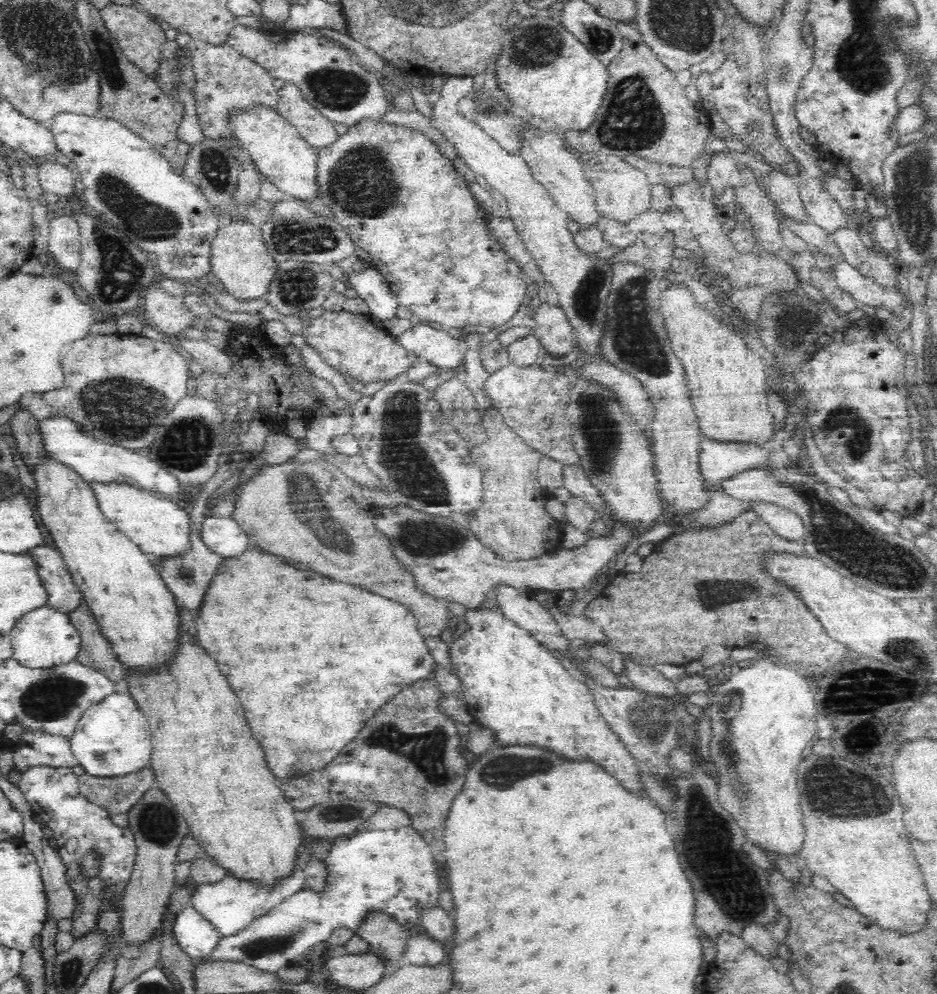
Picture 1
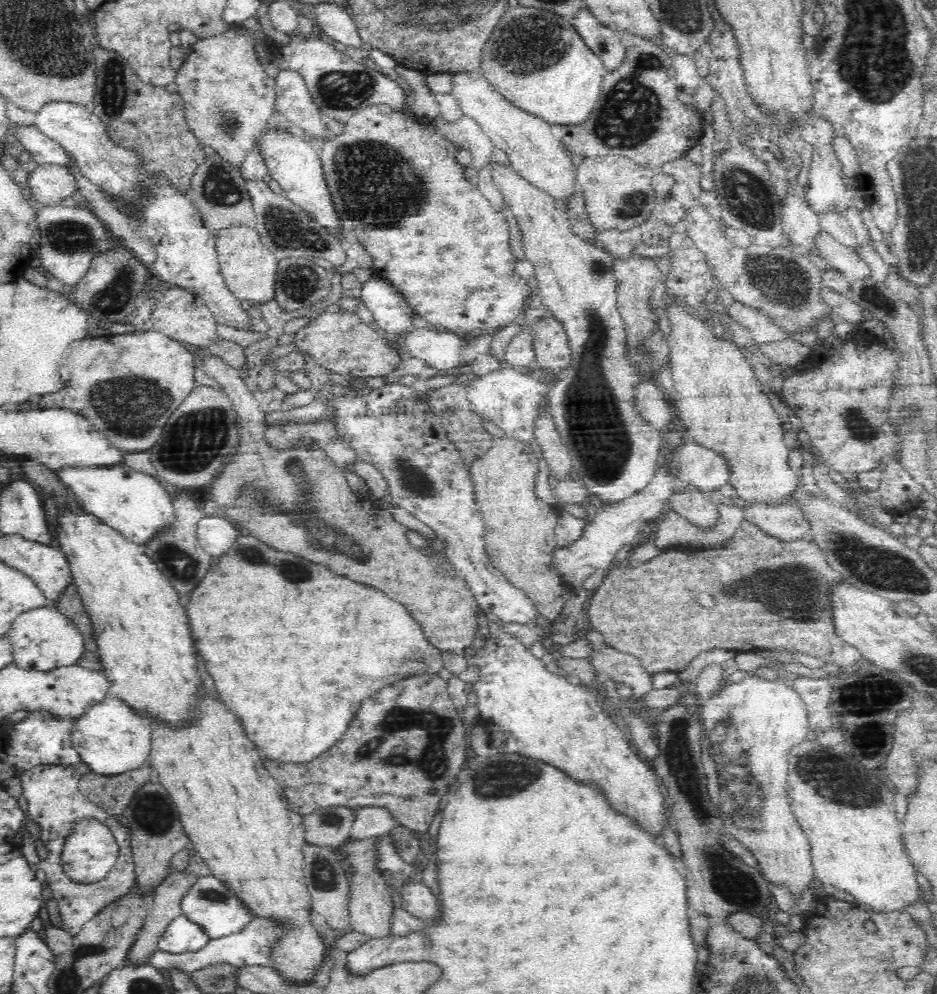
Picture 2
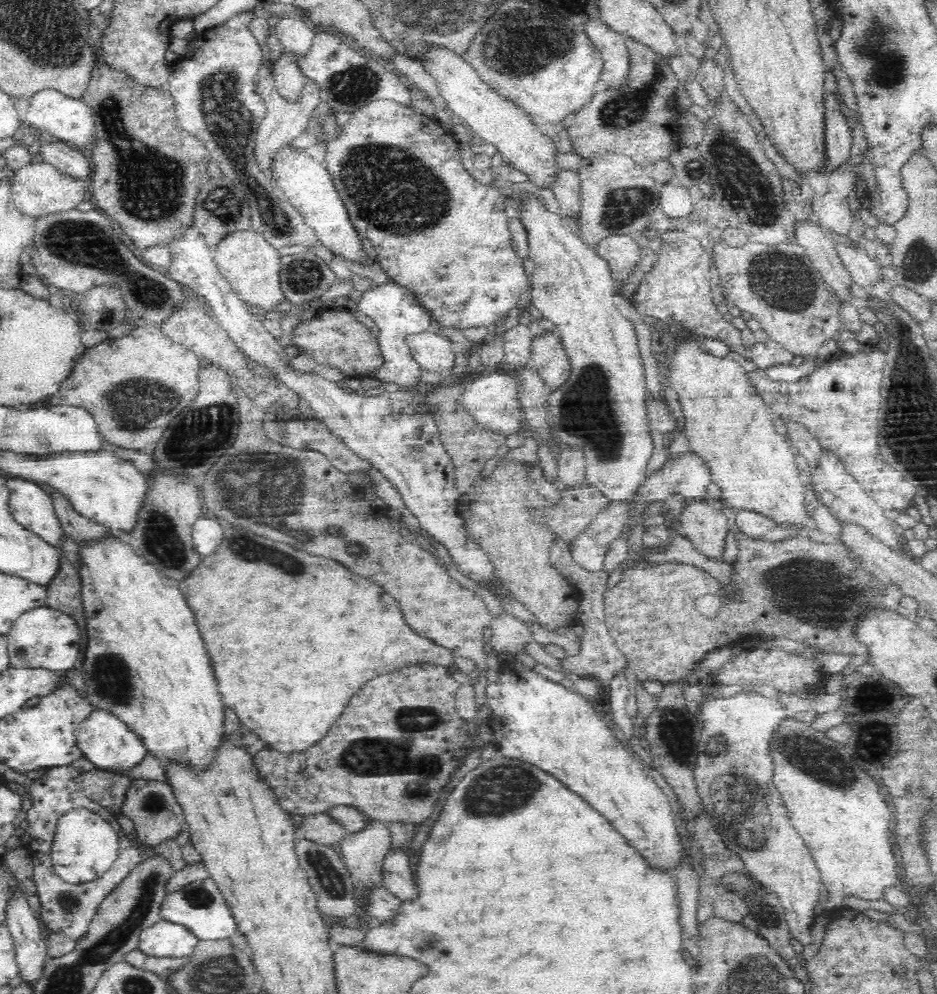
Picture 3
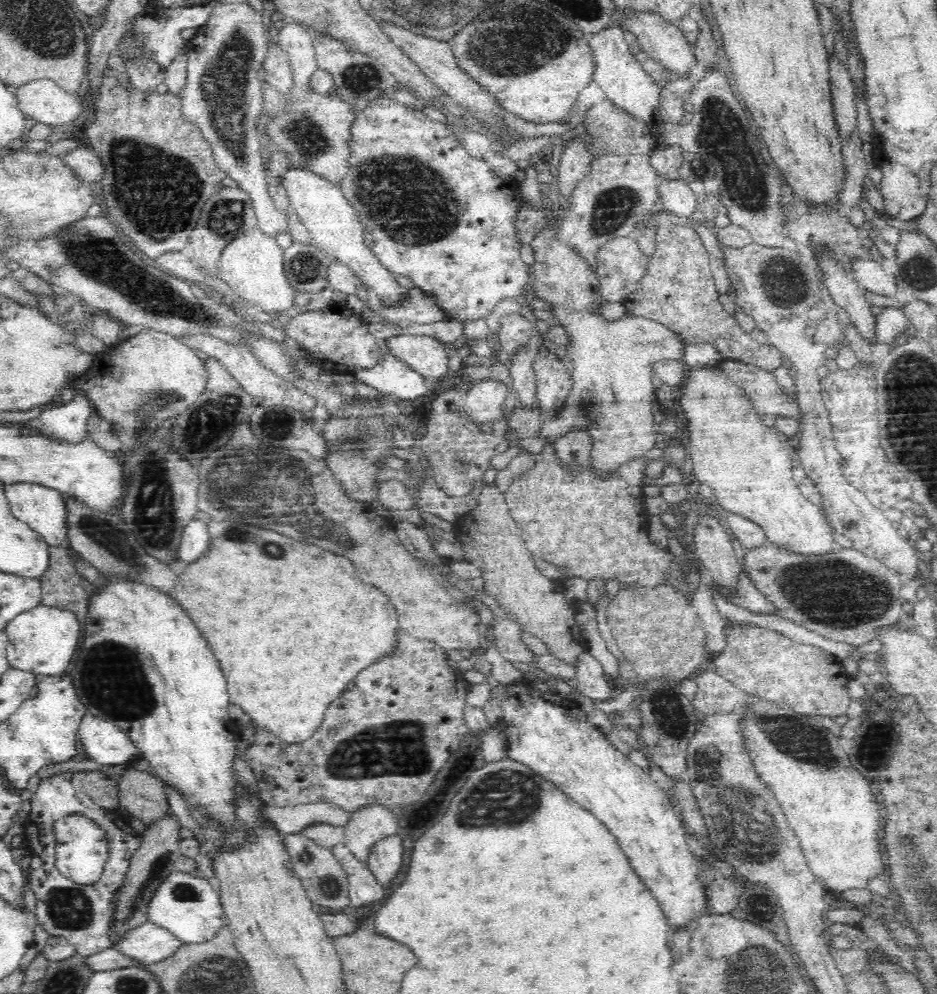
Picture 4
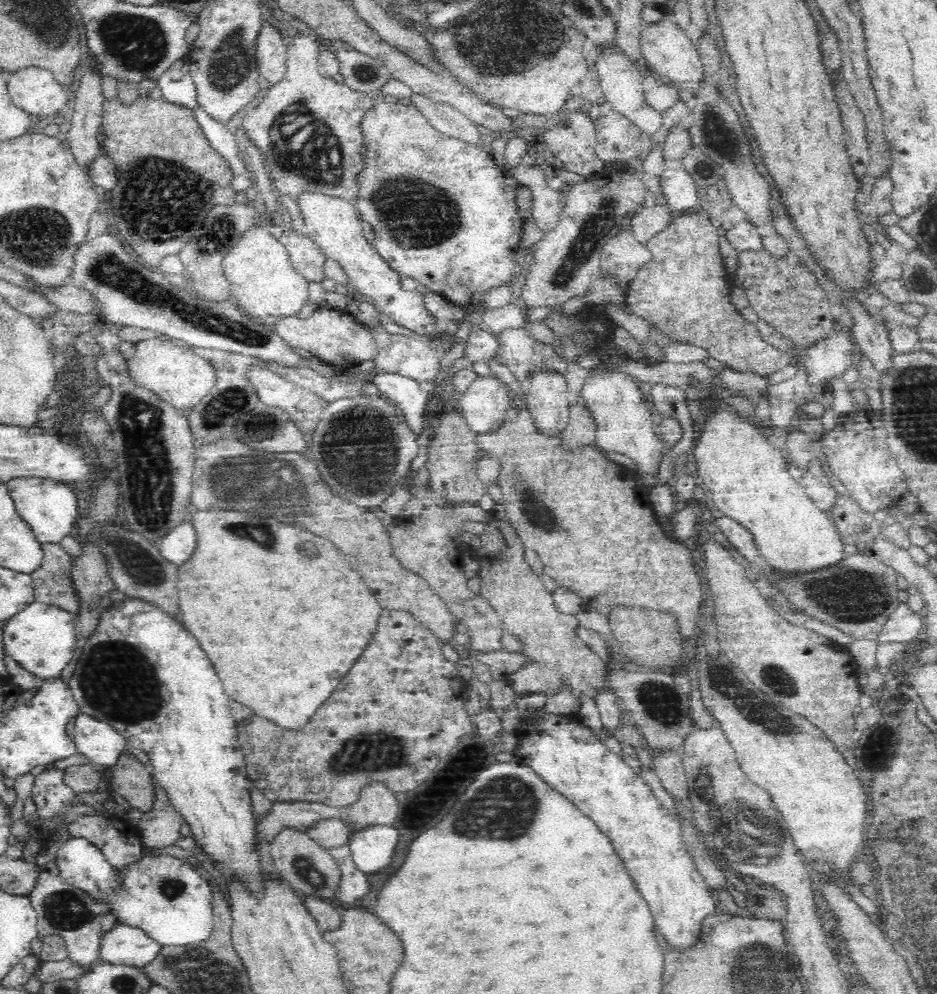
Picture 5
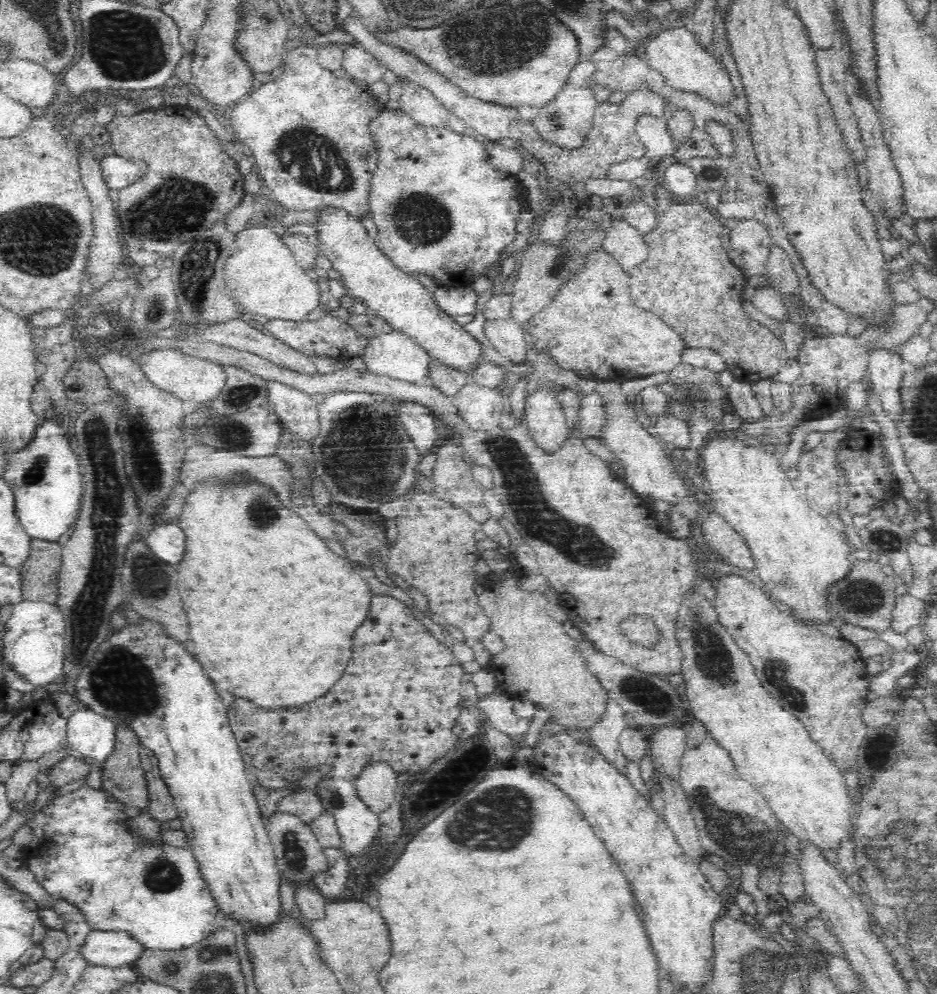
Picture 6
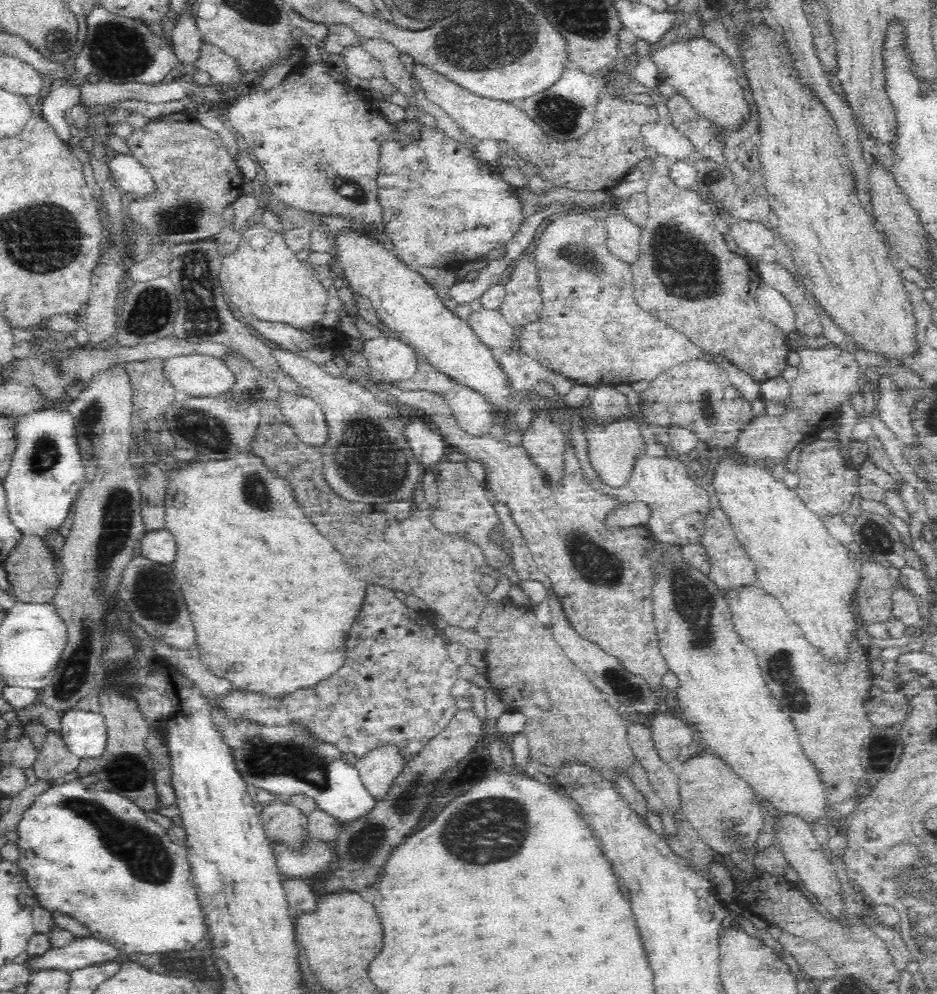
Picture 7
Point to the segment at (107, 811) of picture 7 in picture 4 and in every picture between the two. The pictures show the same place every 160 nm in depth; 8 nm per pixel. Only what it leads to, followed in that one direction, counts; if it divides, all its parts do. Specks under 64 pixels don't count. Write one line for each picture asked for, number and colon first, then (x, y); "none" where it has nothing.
4: (186, 906)
5: (164, 896)
6: (83, 852)

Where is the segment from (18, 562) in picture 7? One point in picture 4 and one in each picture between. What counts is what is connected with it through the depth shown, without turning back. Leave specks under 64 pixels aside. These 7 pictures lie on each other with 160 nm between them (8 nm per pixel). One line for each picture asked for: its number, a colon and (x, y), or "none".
4: (61, 587)
5: (51, 582)
6: (38, 573)

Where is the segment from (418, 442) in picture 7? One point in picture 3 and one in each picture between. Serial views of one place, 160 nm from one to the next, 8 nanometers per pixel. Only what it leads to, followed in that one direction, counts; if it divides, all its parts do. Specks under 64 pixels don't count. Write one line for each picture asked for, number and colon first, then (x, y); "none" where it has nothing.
3: (398, 313)
4: (394, 379)
5: (405, 393)
6: (423, 429)

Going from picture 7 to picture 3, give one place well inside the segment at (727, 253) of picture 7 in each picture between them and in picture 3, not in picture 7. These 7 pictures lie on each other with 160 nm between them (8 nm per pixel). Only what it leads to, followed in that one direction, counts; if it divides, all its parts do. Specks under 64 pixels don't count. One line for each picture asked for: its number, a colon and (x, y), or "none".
3: (678, 289)
4: (678, 290)
5: (684, 291)
6: (688, 281)

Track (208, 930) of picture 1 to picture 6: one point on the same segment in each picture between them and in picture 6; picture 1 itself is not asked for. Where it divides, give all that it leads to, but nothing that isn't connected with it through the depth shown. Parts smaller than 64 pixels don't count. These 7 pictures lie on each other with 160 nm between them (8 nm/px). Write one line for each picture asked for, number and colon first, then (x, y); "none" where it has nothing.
2: (180, 936)
3: (162, 940)
4: (147, 943)
5: (122, 945)
6: (100, 948)

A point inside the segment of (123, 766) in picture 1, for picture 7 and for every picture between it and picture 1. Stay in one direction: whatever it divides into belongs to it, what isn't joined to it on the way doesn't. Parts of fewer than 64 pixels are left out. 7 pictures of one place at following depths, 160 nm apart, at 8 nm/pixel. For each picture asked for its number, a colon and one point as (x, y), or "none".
2: (110, 739)
3: (106, 742)
4: (104, 743)
5: (100, 743)
6: (91, 734)
7: (84, 732)

